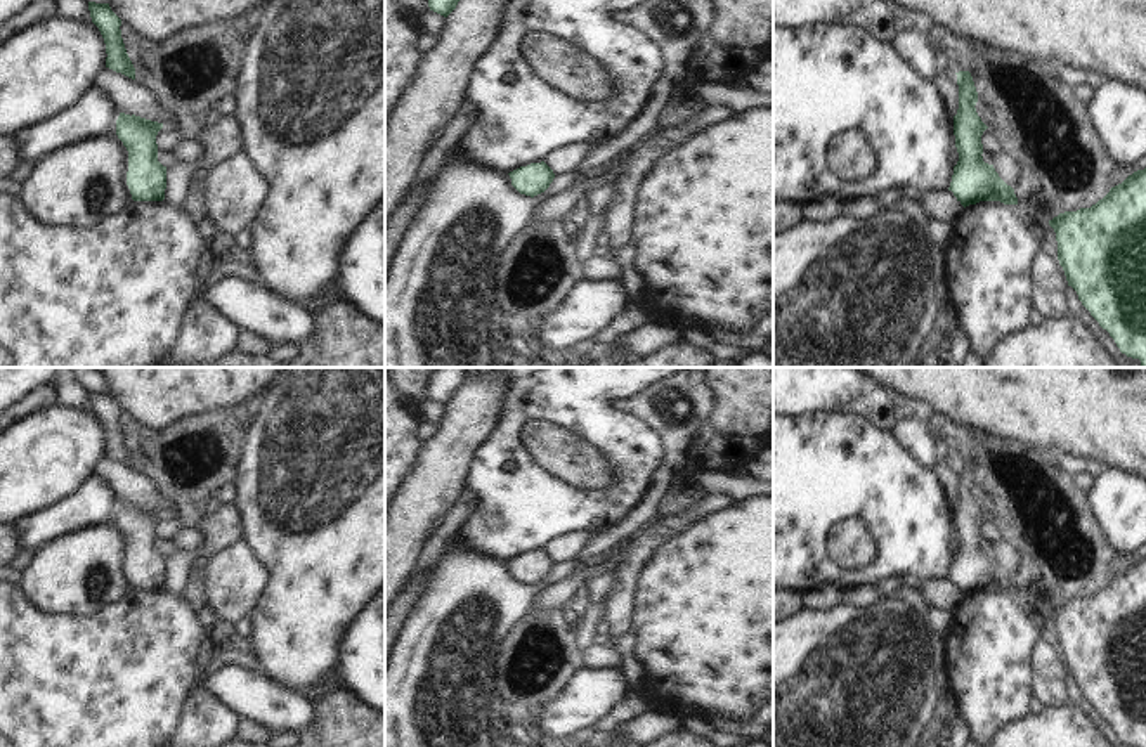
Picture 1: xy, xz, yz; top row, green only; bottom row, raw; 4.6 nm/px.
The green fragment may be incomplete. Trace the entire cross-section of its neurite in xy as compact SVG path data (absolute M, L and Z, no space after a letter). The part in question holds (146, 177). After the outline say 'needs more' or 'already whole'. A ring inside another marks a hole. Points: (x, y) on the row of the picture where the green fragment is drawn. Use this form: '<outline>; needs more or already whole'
M120 113L116 135L128 151L127 185L133 201L163 201L166 166L158 161L156 135L163 123Z; already whole

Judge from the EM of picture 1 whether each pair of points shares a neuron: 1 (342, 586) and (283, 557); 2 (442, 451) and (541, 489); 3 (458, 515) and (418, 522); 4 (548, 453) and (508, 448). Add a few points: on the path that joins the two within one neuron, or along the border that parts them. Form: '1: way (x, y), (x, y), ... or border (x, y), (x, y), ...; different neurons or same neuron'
1: way (328, 572), (312, 557), (297, 557); same neuron
2: border (494, 428), (474, 463), (467, 486); different neurons
3: border (467, 487), (418, 553); different neurons
4: border (533, 422), (526, 430), (526, 444), (560, 479); different neurons

